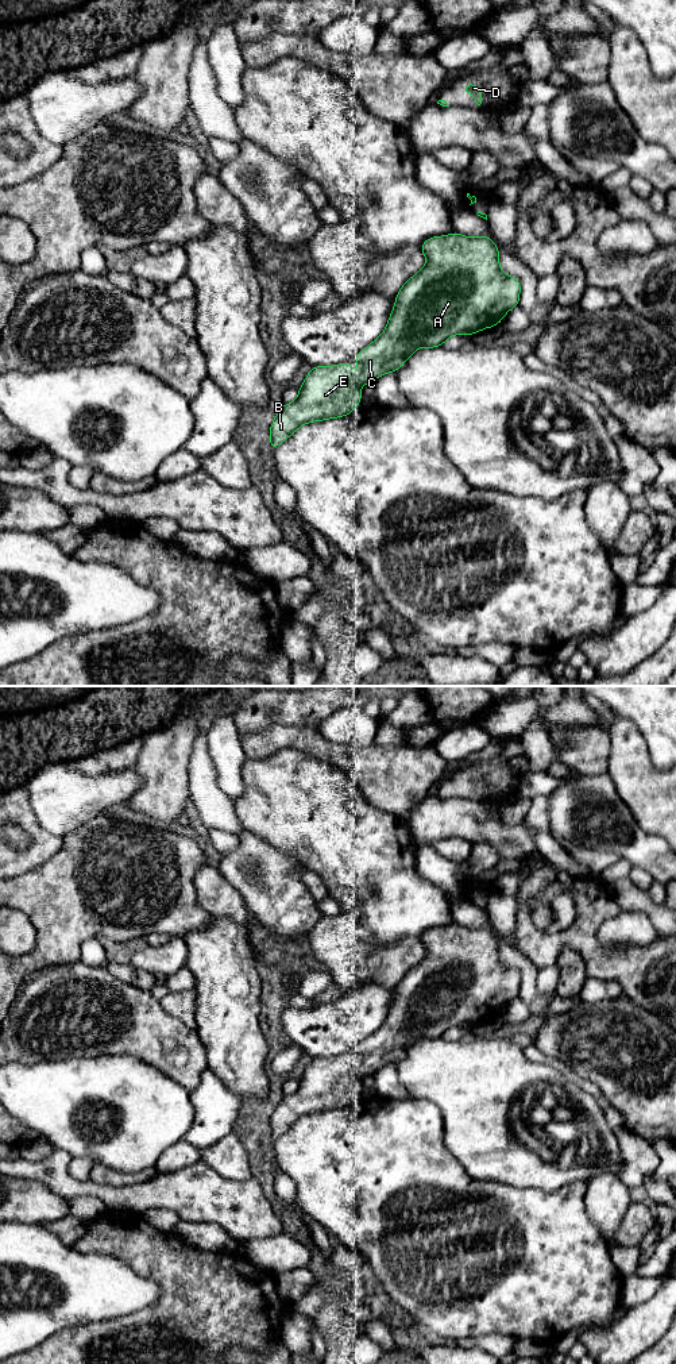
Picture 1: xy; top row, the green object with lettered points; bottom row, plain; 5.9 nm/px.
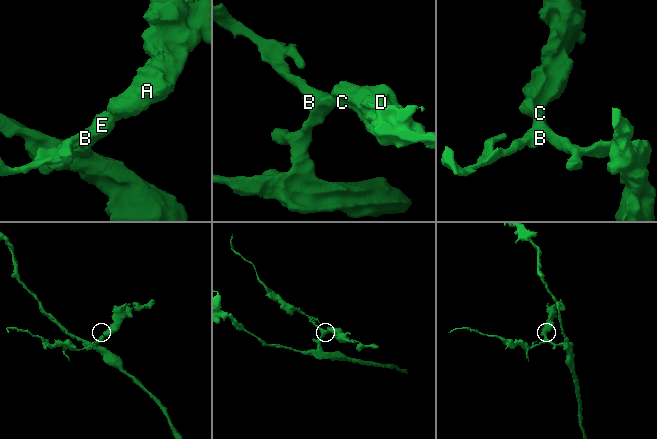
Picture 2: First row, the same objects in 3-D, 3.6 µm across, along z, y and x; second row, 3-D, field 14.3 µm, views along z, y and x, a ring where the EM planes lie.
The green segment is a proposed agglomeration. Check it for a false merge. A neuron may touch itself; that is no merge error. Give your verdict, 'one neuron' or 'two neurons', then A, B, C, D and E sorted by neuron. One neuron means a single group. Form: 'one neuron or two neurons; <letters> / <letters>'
one neuron; A B C D E

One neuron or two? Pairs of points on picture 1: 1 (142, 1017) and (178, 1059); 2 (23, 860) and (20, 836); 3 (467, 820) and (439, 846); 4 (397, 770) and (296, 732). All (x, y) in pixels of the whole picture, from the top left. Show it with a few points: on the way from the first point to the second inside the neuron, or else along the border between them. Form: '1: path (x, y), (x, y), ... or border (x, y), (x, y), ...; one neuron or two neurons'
1: path (150, 1028), (167, 1045), (167, 1052); one neuron
2: border (14, 823), (29, 836), (30, 847), (27, 850); two neurons
3: border (471, 843), (460, 837), (441, 837), (431, 844); two neurons
4: path (371, 767), (358, 765), (321, 748); one neuron

